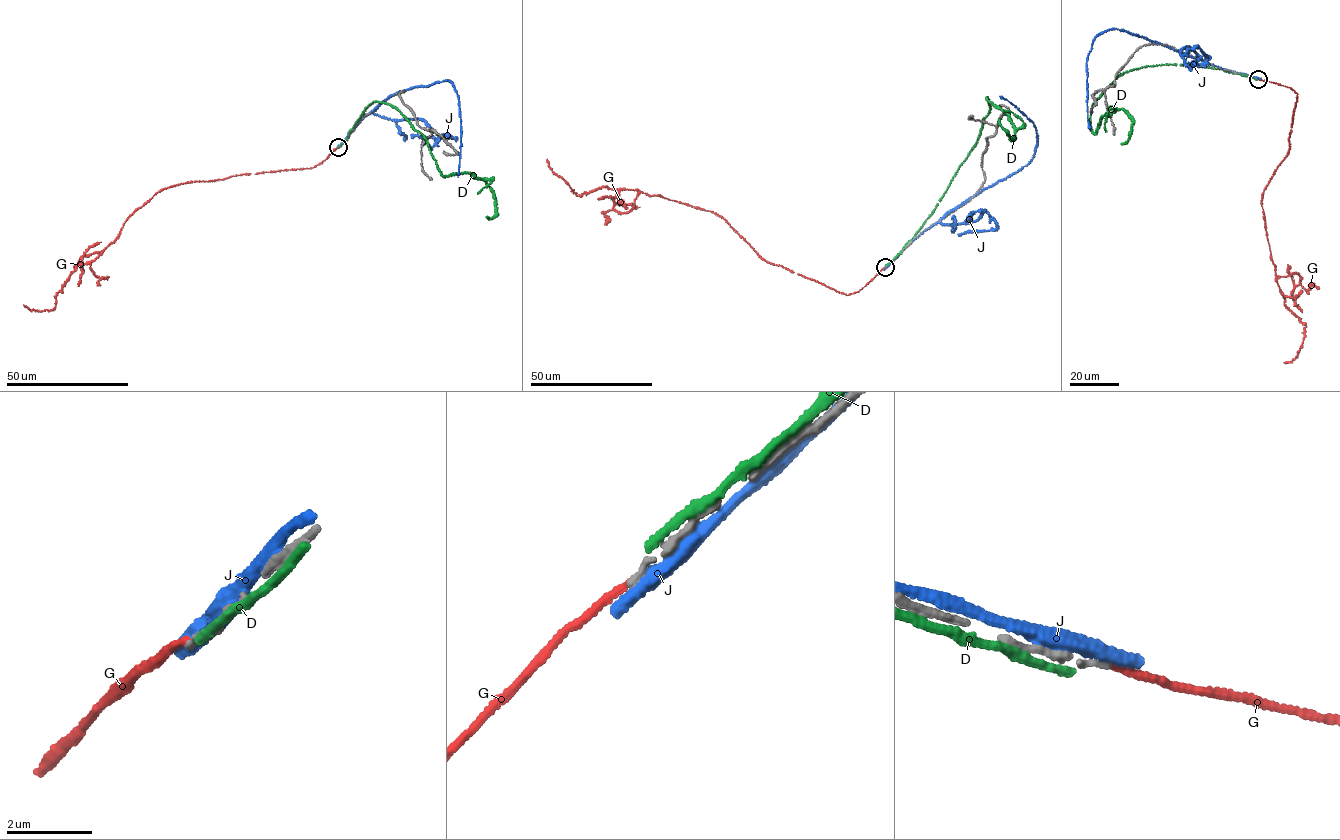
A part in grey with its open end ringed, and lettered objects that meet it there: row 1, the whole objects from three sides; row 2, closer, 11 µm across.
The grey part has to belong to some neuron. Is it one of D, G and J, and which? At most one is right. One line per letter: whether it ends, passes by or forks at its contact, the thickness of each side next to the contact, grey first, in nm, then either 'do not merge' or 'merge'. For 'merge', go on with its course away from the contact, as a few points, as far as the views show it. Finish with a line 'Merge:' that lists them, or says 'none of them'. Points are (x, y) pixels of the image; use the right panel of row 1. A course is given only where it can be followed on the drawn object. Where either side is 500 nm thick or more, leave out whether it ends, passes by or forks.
D: it ends | 220/280 nm | do not merge
G: it ends | 100/150 nm | do not merge
J: it passes by | 190/400 nm | do not merge
Merge: none of them

